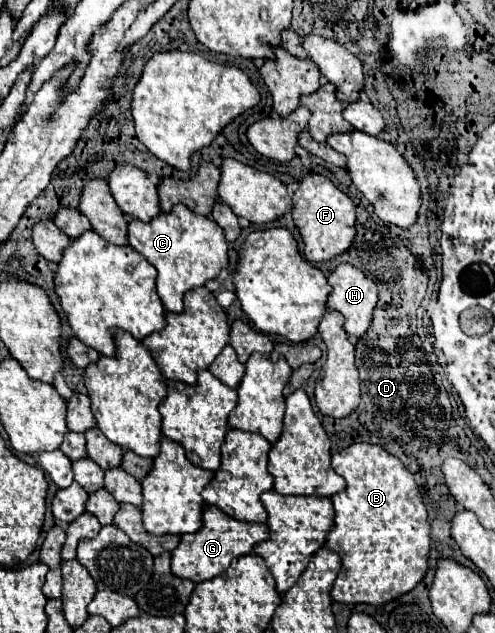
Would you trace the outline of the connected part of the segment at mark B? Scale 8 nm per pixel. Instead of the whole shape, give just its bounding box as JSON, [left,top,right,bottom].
[328,443,430,603]

